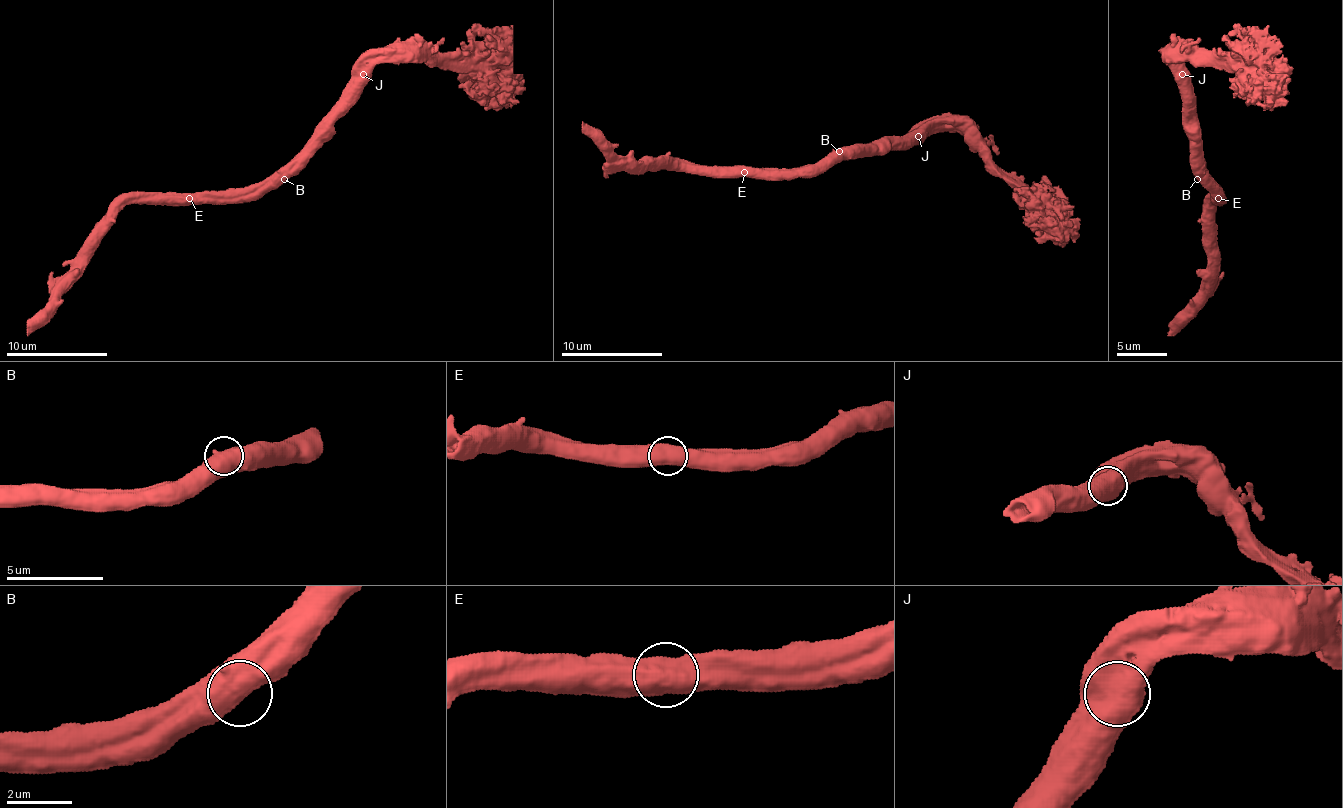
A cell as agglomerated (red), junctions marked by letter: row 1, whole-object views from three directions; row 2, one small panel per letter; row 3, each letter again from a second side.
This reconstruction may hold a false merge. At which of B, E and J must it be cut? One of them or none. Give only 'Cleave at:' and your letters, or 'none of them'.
Cleave at: none of them

